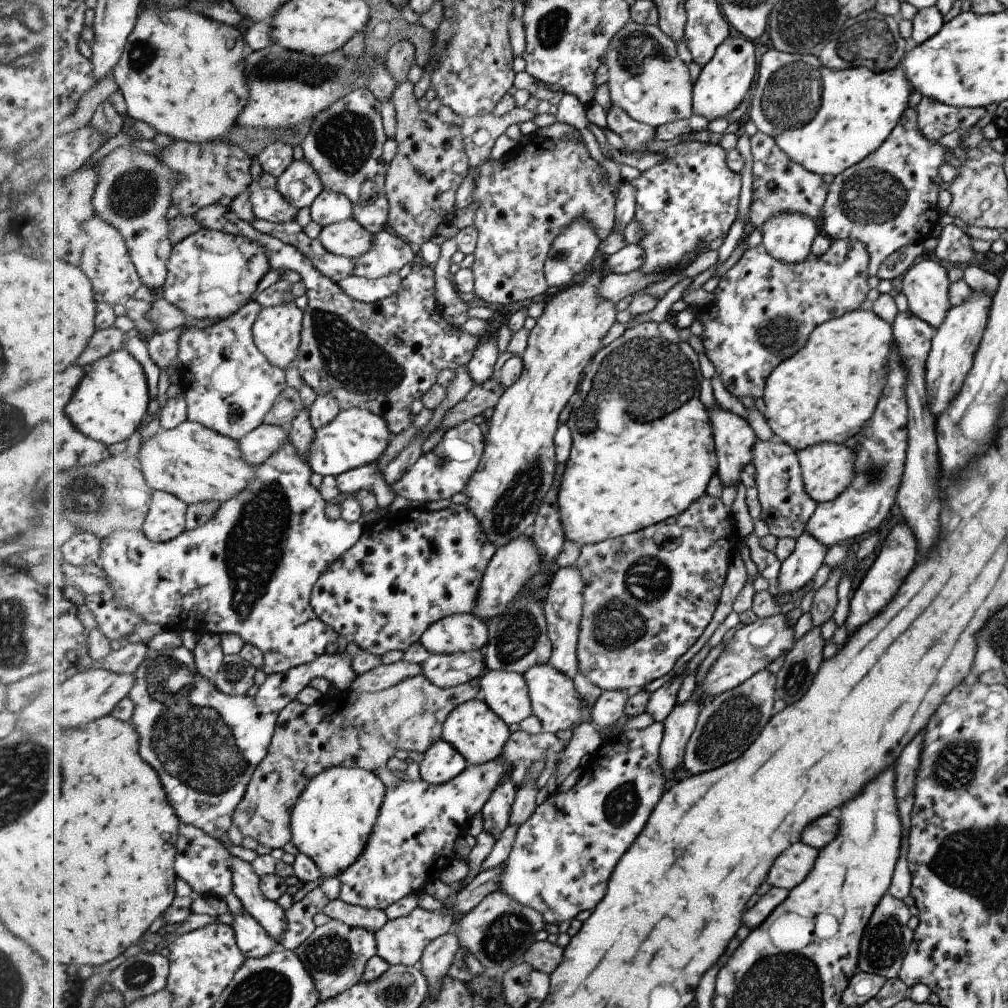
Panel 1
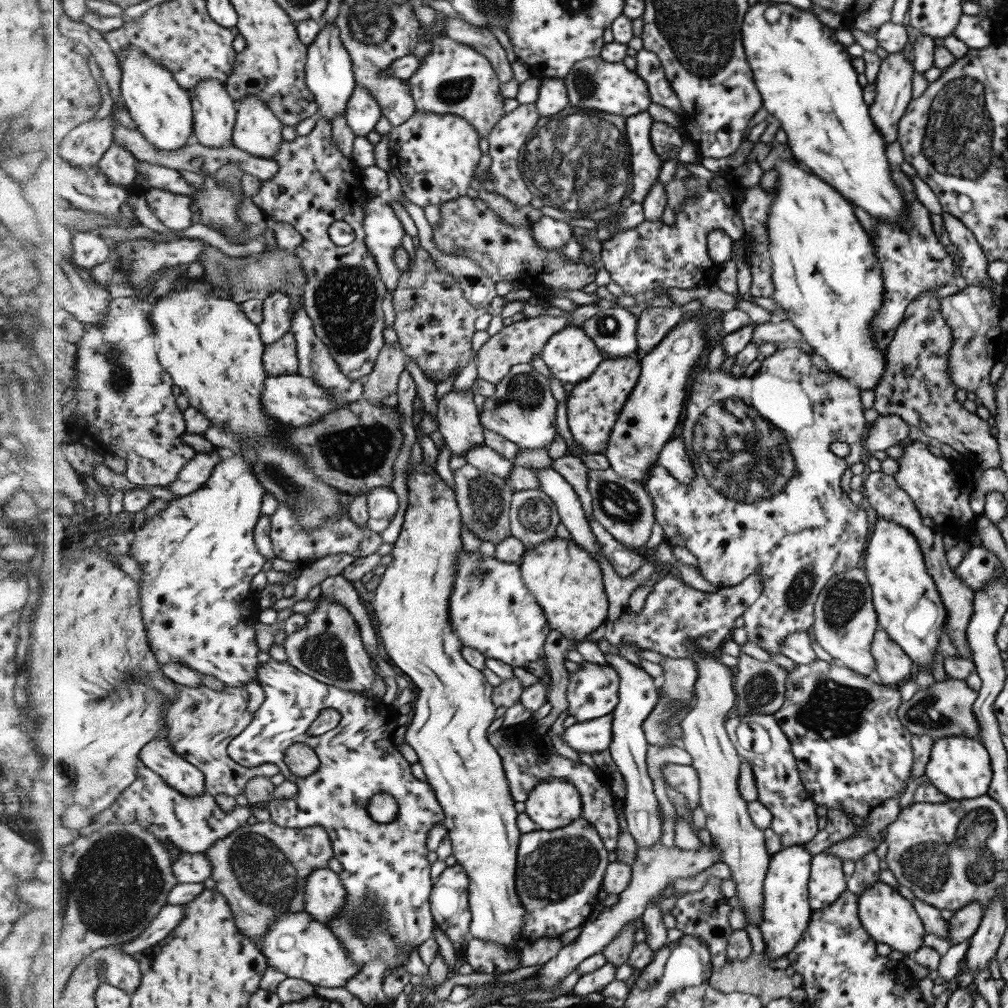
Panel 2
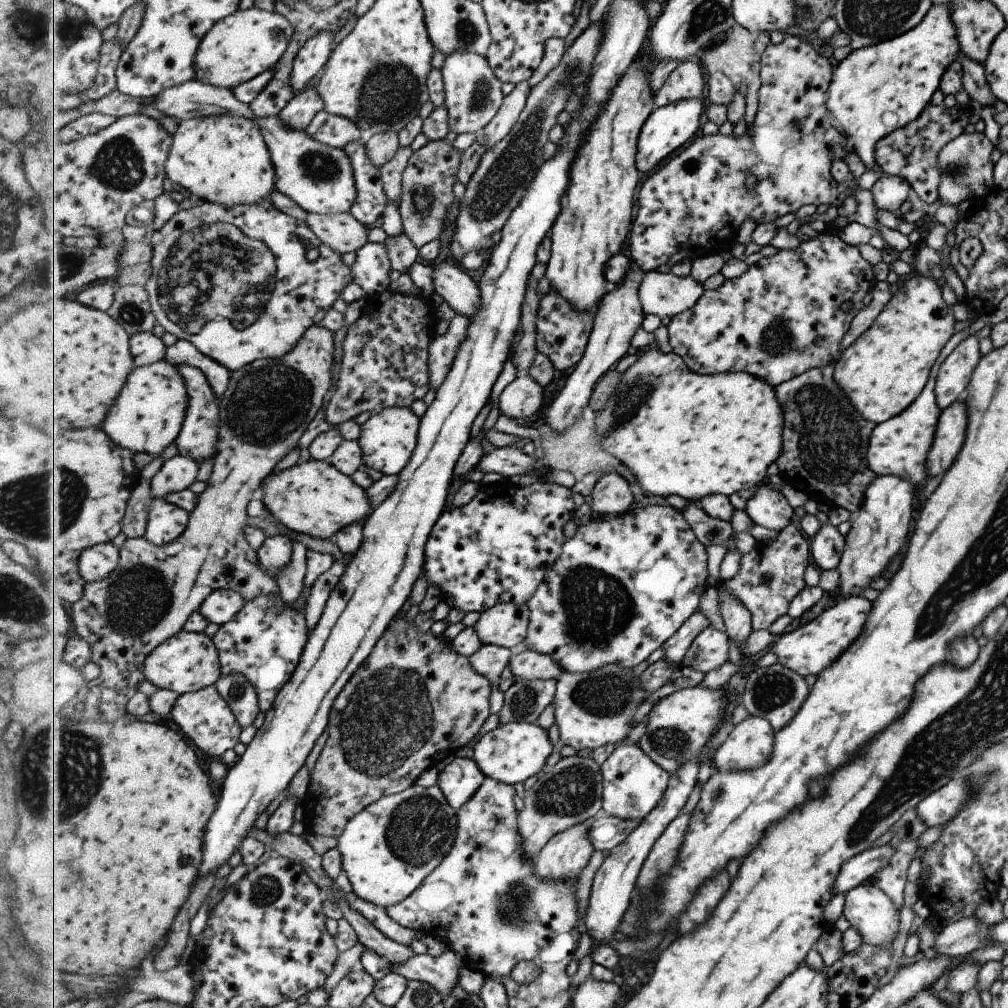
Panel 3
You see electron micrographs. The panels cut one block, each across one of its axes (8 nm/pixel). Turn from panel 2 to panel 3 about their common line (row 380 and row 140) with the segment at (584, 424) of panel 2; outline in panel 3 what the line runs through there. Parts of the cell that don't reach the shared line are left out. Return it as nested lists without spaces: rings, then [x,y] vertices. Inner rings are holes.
[[[640,56],[629,68],[613,96],[602,108],[593,131],[582,144],[573,166],[573,182],[562,200],[562,212],[551,234],[552,255],[545,276],[578,311],[596,312],[605,296],[607,262],[620,250],[632,232],[635,194],[641,182],[638,169],[638,142],[641,128],[656,109],[655,92],[650,85],[652,64]]]

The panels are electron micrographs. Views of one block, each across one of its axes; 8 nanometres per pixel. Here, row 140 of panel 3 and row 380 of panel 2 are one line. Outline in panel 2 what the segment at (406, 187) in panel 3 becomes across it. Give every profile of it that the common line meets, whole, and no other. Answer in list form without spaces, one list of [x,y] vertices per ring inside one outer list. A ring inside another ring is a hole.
[[[418,245],[409,270],[402,271],[394,293],[399,343],[407,358],[413,359],[425,377],[433,382],[454,378],[476,357],[473,352],[475,320],[482,310],[476,307],[459,286],[455,275],[445,273],[436,263],[431,251]]]

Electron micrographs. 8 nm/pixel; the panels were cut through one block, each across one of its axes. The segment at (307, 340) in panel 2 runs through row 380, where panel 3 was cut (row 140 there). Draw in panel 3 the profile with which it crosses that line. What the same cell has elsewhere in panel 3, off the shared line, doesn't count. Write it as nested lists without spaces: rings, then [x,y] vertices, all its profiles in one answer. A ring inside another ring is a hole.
[[[325,109],[317,113],[307,134],[315,140],[332,147],[344,149],[349,143],[365,141],[365,133],[352,120],[335,116]]]

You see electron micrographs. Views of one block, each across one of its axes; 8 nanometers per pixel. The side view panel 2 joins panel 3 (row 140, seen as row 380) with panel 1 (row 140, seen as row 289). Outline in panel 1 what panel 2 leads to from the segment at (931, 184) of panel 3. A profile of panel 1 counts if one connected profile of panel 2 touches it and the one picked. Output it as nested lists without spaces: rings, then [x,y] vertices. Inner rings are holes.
[[[921,97],[913,108],[917,130],[925,140],[932,141],[936,141],[952,130],[971,128],[986,113],[981,107],[957,108],[925,97]]]

